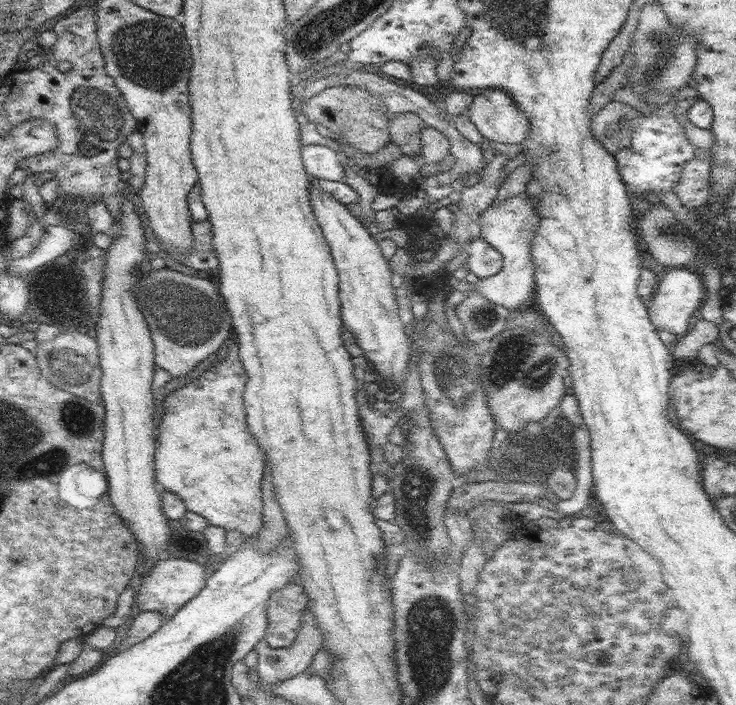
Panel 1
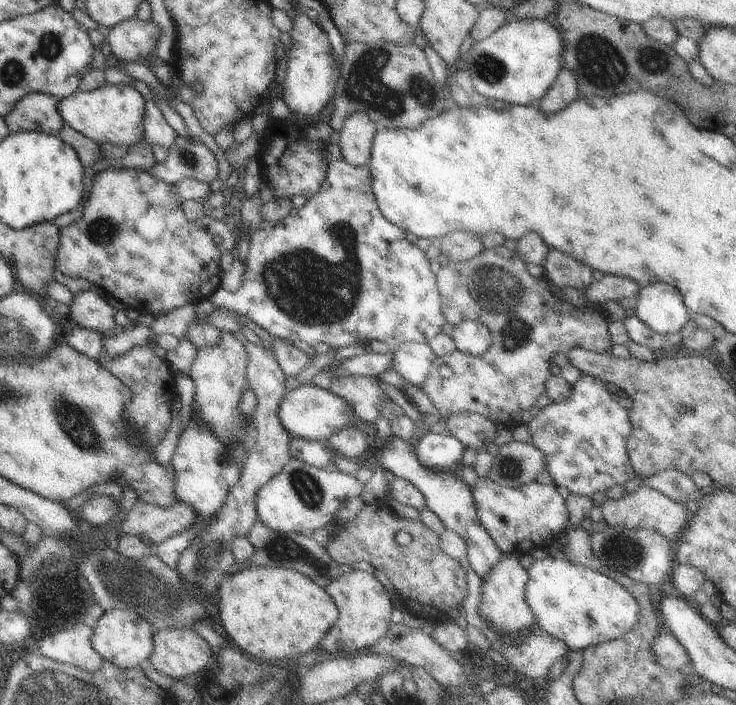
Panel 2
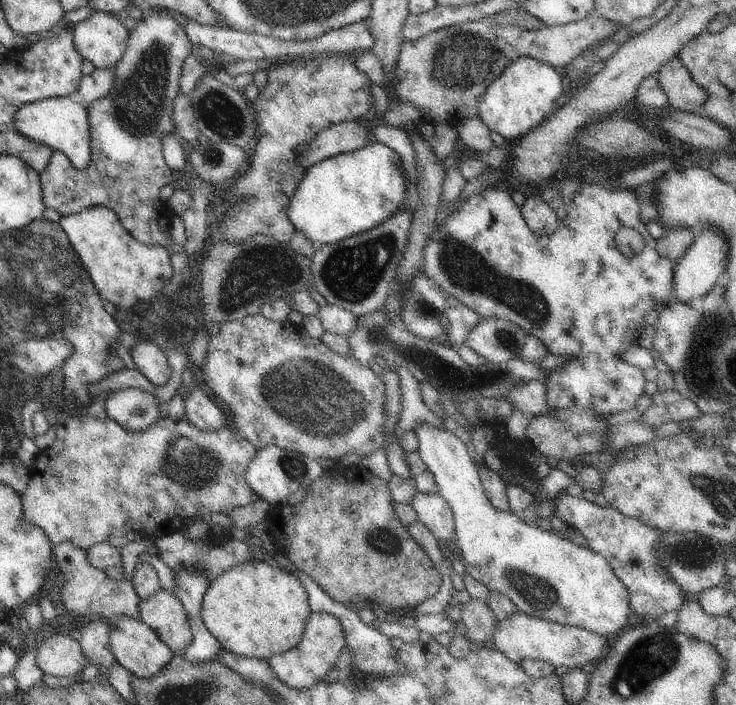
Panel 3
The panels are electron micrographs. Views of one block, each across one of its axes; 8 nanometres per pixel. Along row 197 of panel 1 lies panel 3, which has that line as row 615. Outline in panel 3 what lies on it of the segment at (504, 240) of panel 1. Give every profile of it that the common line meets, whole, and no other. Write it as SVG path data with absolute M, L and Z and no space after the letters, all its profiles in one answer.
M516 612L510 618L498 620L489 645L516 664L529 658L544 660L554 666L590 670L608 654L610 642L611 639L607 637L582 628L564 626L546 619L528 616L524 612Z

